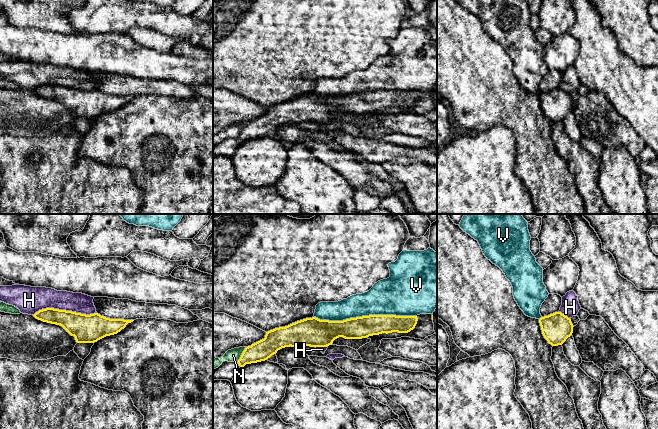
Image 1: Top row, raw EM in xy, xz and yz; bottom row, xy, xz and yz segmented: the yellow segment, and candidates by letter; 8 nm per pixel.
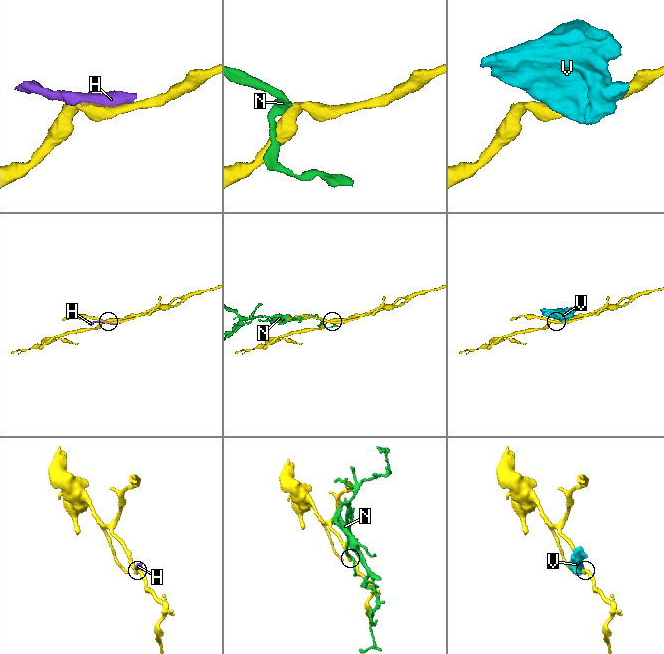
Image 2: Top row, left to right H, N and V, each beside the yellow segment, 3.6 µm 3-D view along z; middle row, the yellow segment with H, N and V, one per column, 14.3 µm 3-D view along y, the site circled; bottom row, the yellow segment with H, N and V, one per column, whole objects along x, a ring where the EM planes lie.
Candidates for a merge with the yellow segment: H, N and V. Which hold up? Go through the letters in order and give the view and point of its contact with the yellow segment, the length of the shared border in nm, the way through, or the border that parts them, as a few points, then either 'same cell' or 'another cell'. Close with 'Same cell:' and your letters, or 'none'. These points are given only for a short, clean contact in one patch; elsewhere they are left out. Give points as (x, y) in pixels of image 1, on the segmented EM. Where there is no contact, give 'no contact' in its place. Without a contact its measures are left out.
H: contact xy (64, 310); length 500 nm; another cell
N: contact xz (241, 355); length 150 nm; another cell
V: contact xz (365, 316); length 800 nm; another cell
Same cell: none

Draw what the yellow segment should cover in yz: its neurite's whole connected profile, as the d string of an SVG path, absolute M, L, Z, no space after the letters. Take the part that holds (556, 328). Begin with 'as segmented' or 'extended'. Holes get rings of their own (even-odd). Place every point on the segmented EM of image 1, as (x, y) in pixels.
as segmented | M555 312L539 319L542 334L552 346L562 345L573 333L573 324L571 319Z

